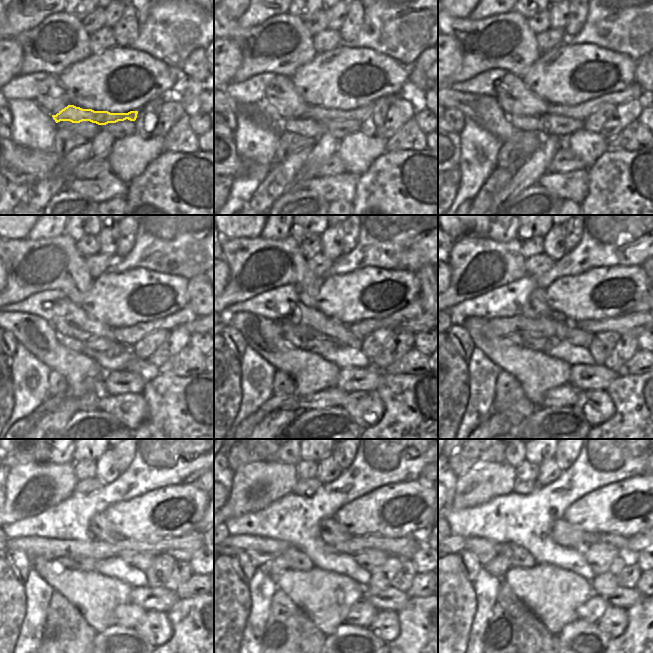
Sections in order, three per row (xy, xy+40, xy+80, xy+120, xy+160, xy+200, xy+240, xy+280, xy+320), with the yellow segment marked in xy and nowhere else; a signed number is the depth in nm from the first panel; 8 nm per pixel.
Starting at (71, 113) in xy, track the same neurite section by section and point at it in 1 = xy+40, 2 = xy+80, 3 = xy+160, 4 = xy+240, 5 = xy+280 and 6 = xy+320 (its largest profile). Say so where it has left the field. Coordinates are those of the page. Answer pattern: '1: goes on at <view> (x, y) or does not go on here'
1: goes on at xy+40 (319, 114)
2: goes on at xy+80 (580, 112)
3: goes on at xy+160 (411, 318)
4: goes on at xy+240 (182, 548)
5: goes on at xy+280 (402, 547)
6: goes on at xy+320 (617, 541)

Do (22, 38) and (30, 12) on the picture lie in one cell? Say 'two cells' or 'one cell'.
two cells

